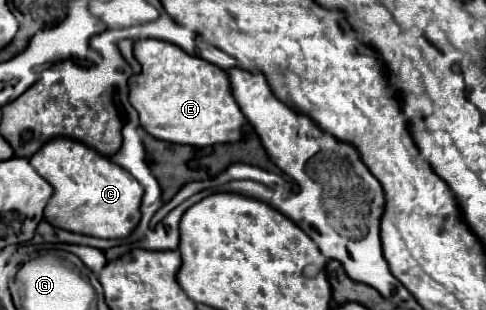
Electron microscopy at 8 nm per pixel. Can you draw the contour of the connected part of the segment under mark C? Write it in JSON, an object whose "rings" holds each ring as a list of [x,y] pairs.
{"rings":[[[52,138],[32,158],[34,170],[50,182],[54,194],[44,210],[46,222],[56,228],[96,238],[126,238],[140,222],[142,186],[110,158],[70,138]]]}

